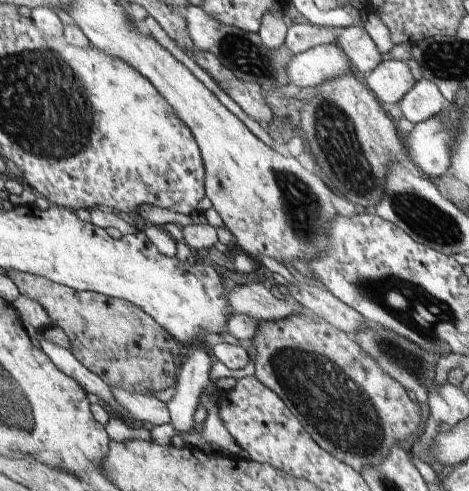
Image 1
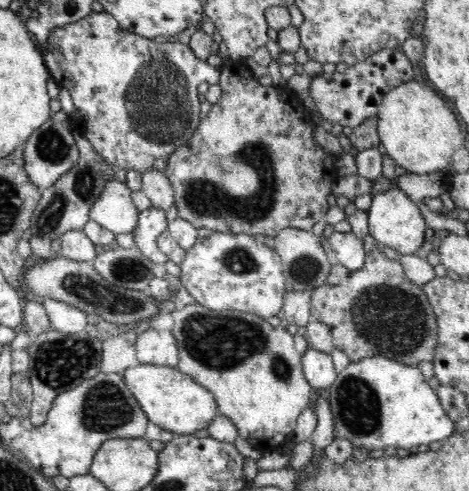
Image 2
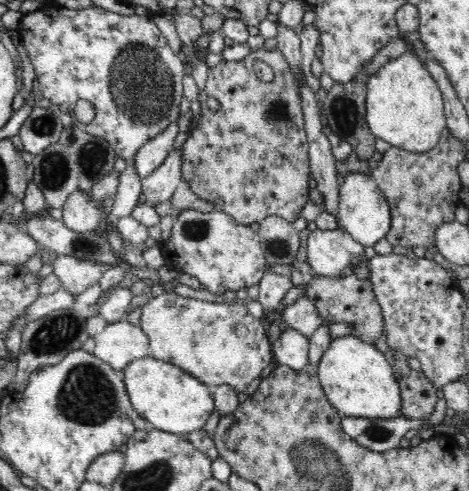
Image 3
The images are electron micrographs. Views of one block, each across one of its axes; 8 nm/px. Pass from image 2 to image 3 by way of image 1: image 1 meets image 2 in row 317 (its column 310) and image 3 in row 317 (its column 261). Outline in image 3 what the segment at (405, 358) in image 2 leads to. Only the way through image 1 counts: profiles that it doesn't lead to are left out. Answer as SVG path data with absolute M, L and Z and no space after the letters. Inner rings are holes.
M316 274L304 290L304 298L308 298L320 312L320 316L328 322L328 324L336 324L336 322L344 322L352 326L354 338L360 338L364 344L368 346L376 346L382 338L386 338L386 324L384 324L384 316L382 316L382 306L378 304L378 298L374 294L370 276L368 278L358 278L356 274L352 276L320 276Z

